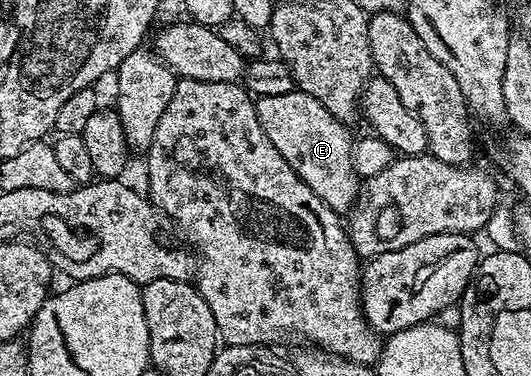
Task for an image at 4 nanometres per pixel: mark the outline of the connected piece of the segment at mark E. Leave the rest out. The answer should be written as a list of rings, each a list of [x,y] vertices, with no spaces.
[[[293,91],[286,95],[266,95],[265,97],[255,98],[256,110],[258,111],[258,123],[262,123],[262,131],[270,135],[270,143],[278,147],[278,155],[294,167],[294,171],[318,195],[318,199],[331,207],[338,215],[344,215],[355,206],[357,196],[362,188],[362,181],[356,174],[352,165],[352,151],[354,146],[354,137],[348,134],[349,126],[343,121],[334,119],[318,99],[299,91]]]

